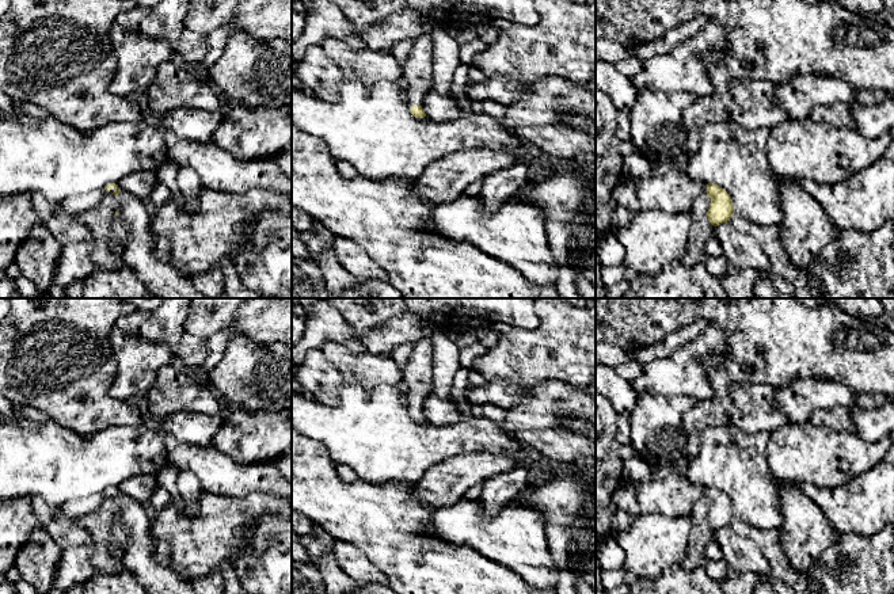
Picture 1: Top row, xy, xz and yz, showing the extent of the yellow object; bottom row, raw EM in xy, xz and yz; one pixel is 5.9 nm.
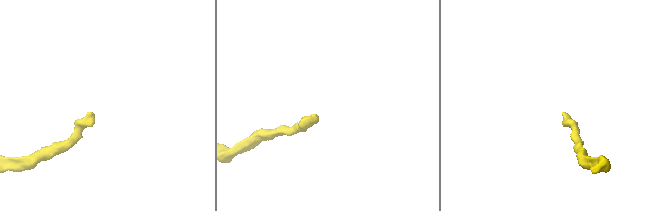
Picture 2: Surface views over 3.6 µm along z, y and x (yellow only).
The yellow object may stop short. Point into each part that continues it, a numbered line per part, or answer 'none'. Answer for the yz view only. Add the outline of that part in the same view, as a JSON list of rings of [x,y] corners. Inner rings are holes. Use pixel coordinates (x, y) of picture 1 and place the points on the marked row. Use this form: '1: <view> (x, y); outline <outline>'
1: yz (669, 189); outline [[[677,156],[653,167],[650,176],[638,182],[638,202],[642,210],[685,213],[707,190],[707,183],[695,182],[678,165]]]

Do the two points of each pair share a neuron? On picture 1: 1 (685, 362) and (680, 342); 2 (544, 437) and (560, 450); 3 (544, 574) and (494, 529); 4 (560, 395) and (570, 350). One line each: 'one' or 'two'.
1: two
2: one
3: one
4: two

